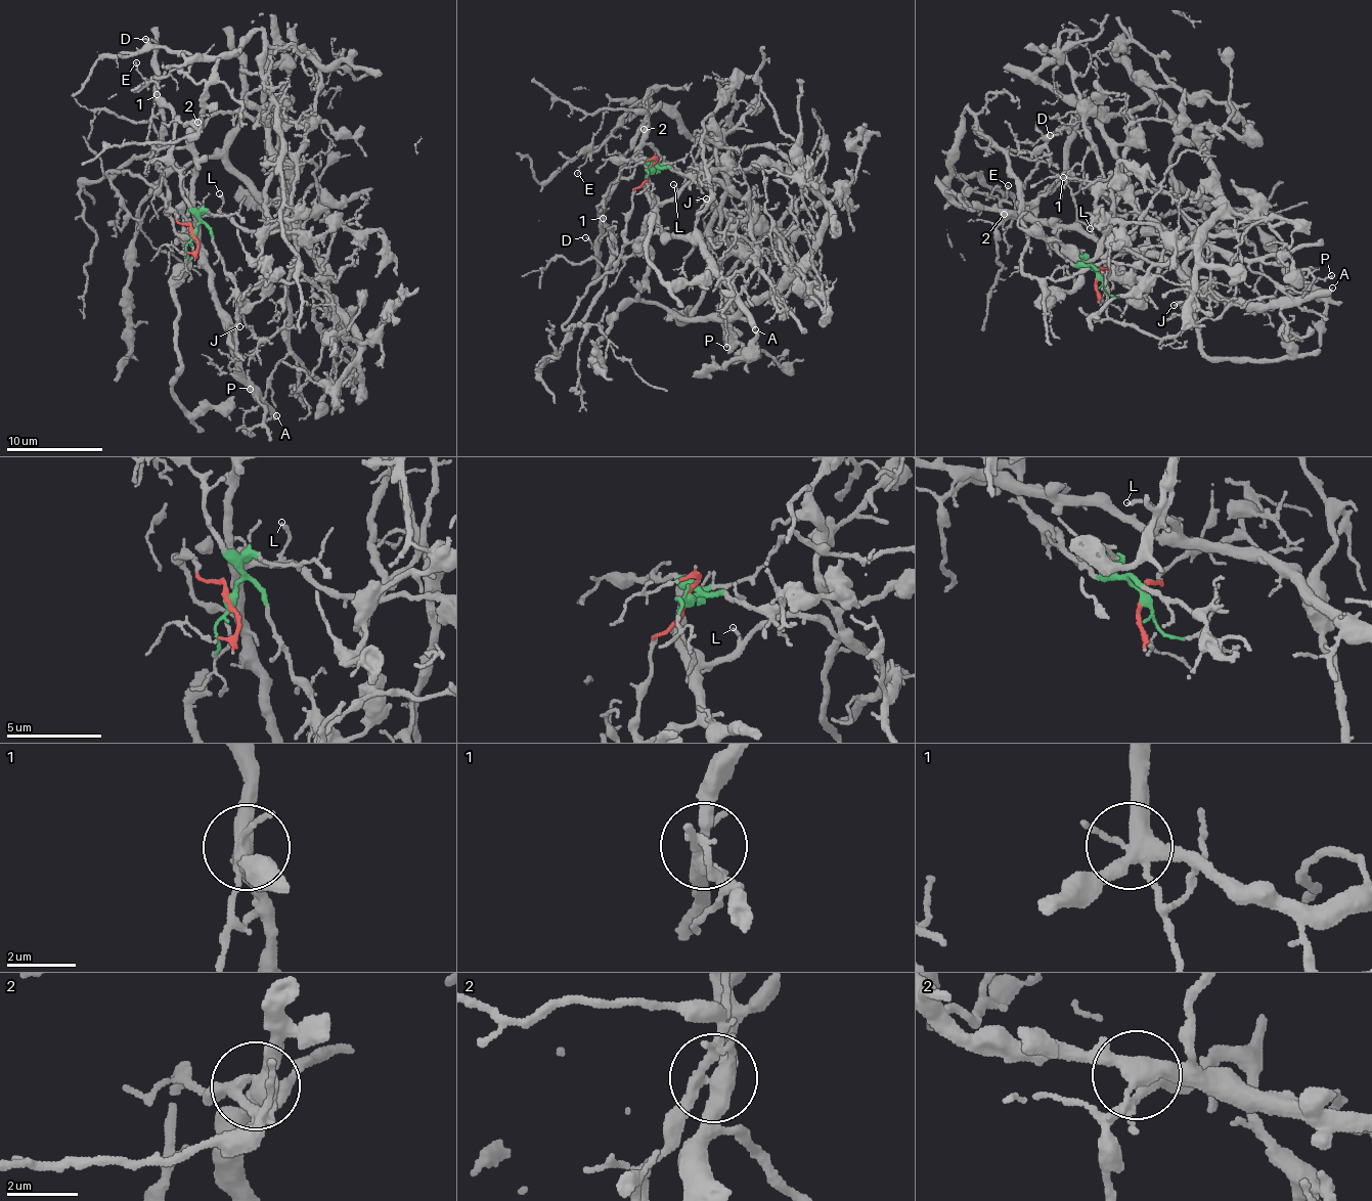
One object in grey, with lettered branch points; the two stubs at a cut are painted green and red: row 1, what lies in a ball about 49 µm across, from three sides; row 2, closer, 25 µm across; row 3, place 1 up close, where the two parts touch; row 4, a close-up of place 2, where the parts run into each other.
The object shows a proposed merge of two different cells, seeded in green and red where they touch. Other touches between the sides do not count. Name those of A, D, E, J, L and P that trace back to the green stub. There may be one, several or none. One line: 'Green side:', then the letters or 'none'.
Green side: D

